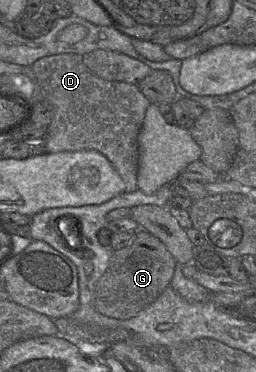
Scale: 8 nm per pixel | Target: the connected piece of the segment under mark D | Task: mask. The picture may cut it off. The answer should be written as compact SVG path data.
M56 54L38 59L31 69L37 78L43 99L53 109L53 118L48 126L45 146L47 153L62 151L97 150L113 165L125 184L125 192L134 192L137 187L139 168L138 135L142 128L146 110L151 104L137 85L108 81L94 75L83 63L80 54Z

